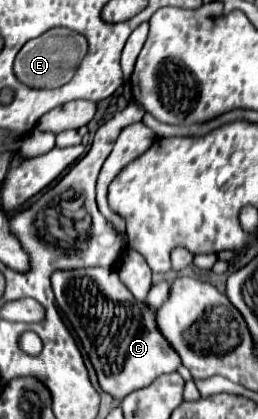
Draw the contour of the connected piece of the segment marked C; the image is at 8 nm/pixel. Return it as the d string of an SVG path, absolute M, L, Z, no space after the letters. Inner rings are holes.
M56 270L50 280L58 306L72 322L96 368L102 390L110 392L114 398L122 400L130 392L154 382L160 374L176 372L182 366L180 356L158 330L156 312L132 296L132 292L120 282L116 270Z

